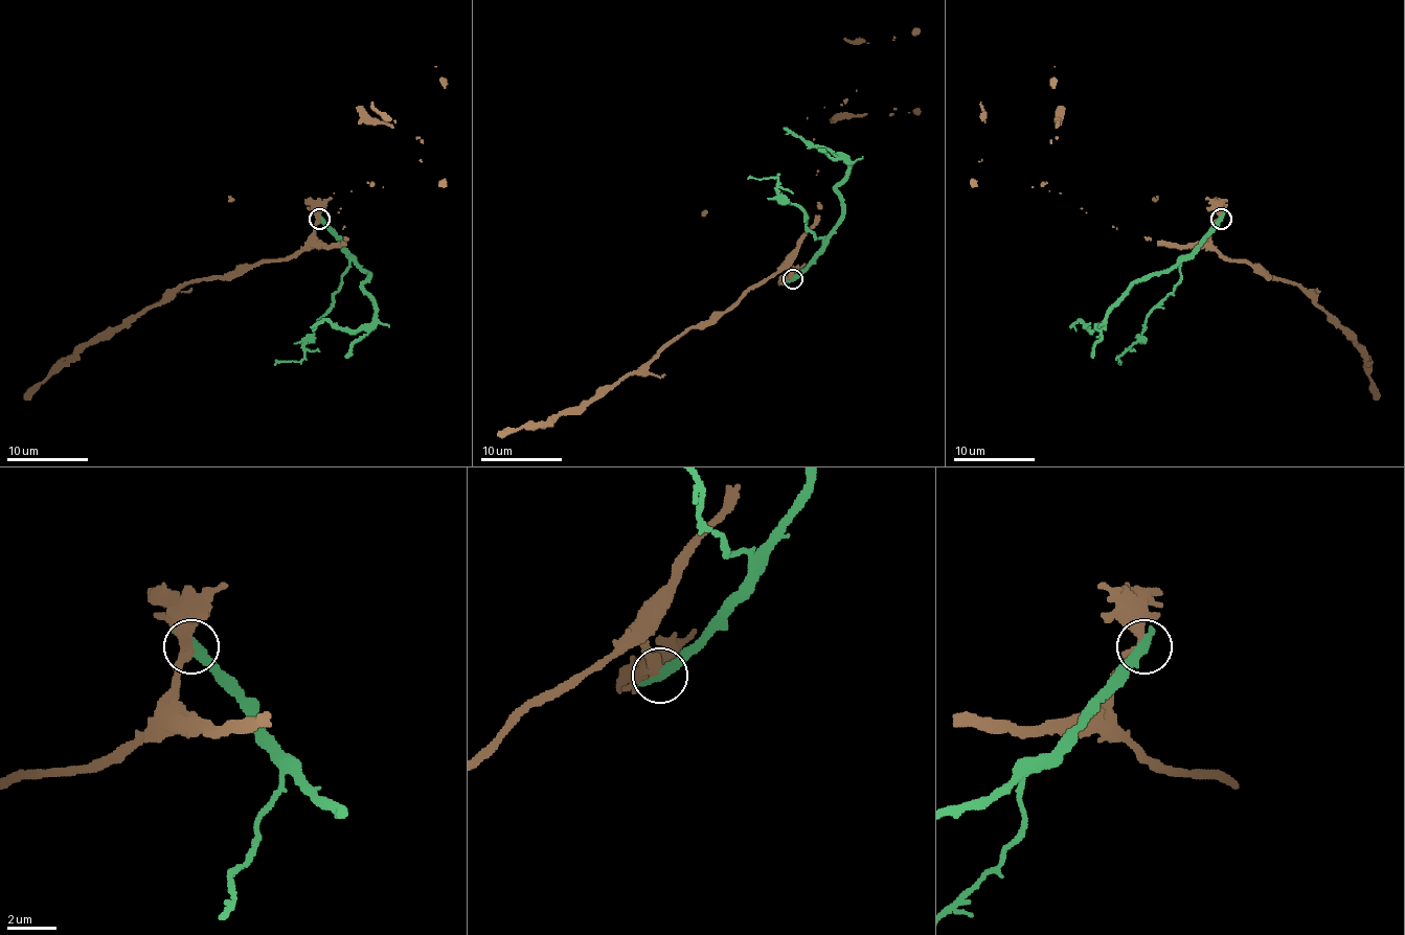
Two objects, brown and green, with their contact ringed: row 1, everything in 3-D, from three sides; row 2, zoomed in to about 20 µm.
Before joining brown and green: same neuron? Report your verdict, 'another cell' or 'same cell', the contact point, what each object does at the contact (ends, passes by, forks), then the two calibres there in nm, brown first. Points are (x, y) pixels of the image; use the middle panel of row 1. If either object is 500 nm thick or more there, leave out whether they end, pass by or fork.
another cell | (793, 278) | 420/500 nm

